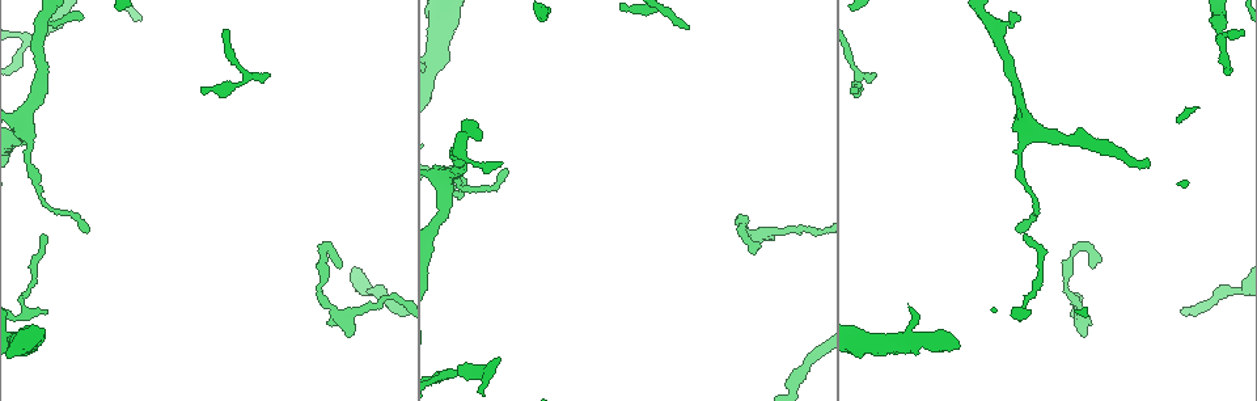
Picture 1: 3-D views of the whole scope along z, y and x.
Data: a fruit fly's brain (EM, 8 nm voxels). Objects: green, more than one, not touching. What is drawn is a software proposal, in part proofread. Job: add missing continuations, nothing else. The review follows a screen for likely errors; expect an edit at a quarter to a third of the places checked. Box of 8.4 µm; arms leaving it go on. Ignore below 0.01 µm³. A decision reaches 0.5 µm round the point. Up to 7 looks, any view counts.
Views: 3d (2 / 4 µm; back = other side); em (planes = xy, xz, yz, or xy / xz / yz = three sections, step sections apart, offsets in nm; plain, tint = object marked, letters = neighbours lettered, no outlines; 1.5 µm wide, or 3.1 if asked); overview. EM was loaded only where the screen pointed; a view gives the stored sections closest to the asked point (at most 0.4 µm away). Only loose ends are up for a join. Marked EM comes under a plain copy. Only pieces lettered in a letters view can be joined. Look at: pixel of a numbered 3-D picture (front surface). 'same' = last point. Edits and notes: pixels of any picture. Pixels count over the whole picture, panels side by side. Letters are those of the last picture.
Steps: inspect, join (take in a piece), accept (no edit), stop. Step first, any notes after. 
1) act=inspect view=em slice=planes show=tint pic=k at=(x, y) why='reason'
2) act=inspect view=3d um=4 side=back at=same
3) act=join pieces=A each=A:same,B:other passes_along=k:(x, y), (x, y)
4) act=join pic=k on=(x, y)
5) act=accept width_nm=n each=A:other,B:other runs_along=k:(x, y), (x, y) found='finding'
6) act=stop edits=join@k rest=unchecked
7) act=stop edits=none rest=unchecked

act=inspect view=3d um=2 pic=1 at=(339, 266) why='free end'

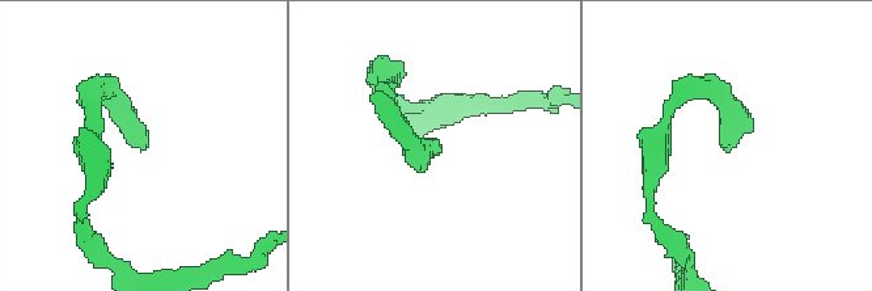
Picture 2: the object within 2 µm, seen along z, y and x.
act=inspect view=em slice=planes show=letters pic=2 at=(438, 139) why='shape alone is not enough'

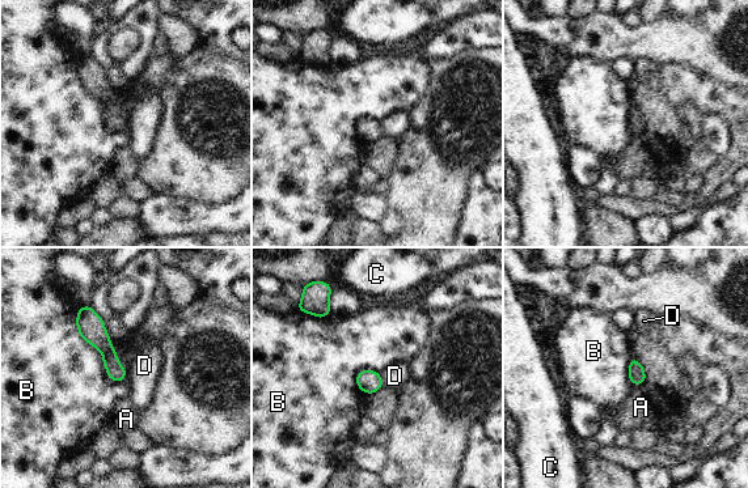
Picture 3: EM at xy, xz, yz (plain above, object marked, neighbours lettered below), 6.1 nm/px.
act=accept longest_contact=B:380nm each=A:other,B:other,C:other,D:other border=3:(75, 322), (101, 352), (106, 373) found='none of them fits'

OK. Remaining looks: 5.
act=inspect view=3d um=4 pic=1 at=(1011, 16) why='tapers out'

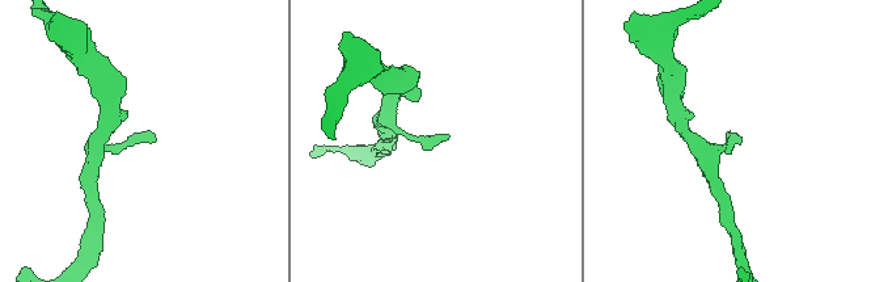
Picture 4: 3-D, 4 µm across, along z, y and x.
act=inspect view=em slice=xy step=4 show=letters pic=4 at=(446, 135)

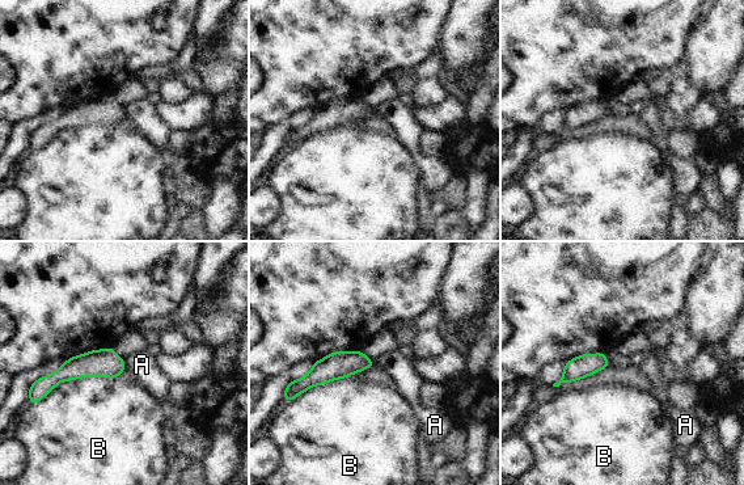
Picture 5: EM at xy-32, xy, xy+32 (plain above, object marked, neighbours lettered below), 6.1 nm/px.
act=accept longest_contact=B:550nm each=A:other,B:other runs_along=5:(121, 363), (79, 366), (41, 387) found='none of them fits'

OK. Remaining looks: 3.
act=inspect view=3d um=4 pic=1 at=(268, 75) why='an open end'

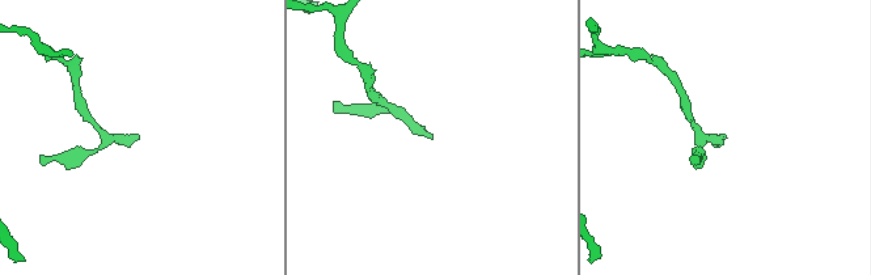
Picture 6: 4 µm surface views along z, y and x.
act=inspect view=em slice=planes show=letters pic=6 at=(137, 135) why='shape alone is not enough'

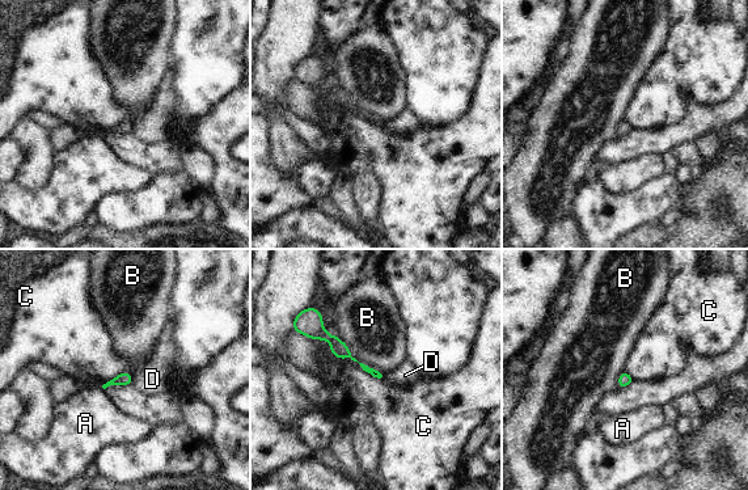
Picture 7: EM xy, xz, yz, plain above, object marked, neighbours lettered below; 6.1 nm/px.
act=accept each=A:other,B:other,C:other,D:other found='no lettered piece goes on from it'

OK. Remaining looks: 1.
act=stop edits=none rest=unchecked

